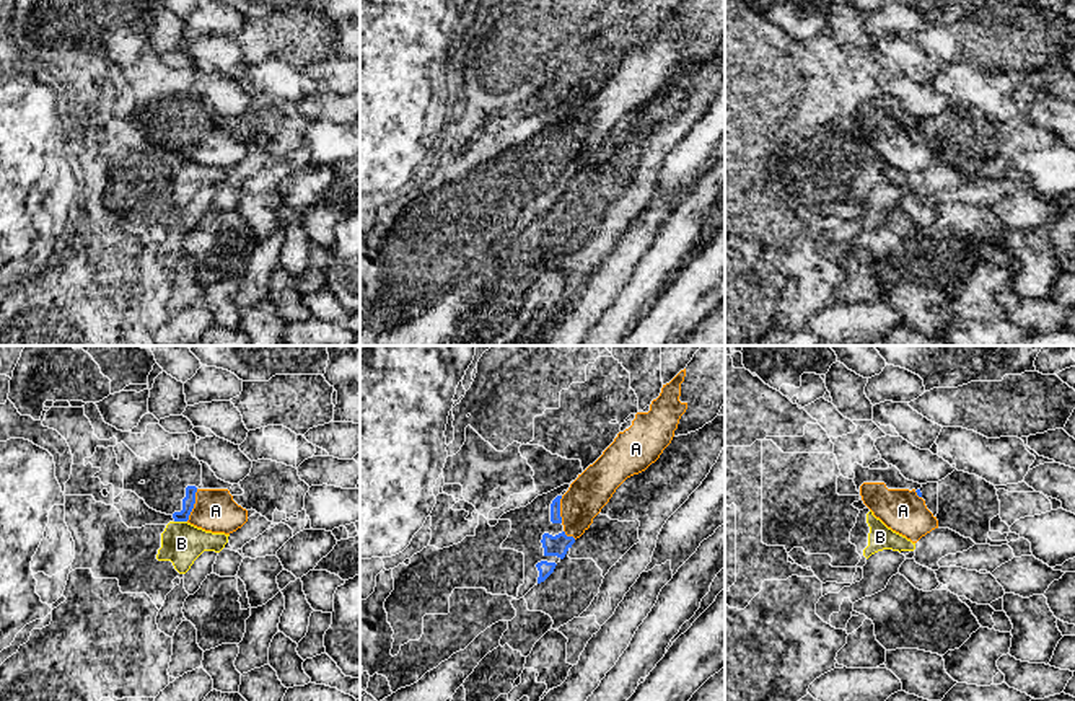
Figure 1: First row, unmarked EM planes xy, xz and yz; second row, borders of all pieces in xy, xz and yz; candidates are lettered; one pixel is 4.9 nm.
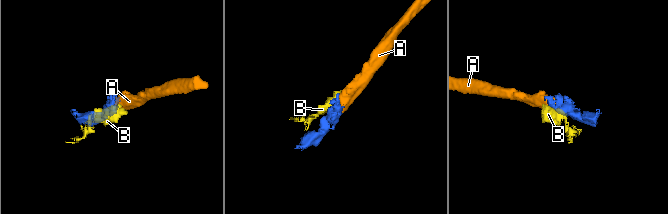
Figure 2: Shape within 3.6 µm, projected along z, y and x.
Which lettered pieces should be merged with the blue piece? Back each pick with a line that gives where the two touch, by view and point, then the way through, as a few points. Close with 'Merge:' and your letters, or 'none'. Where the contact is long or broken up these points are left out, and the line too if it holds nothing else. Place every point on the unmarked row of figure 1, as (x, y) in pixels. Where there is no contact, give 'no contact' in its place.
A: meets blue in xy at (193, 141)
Merge: A

